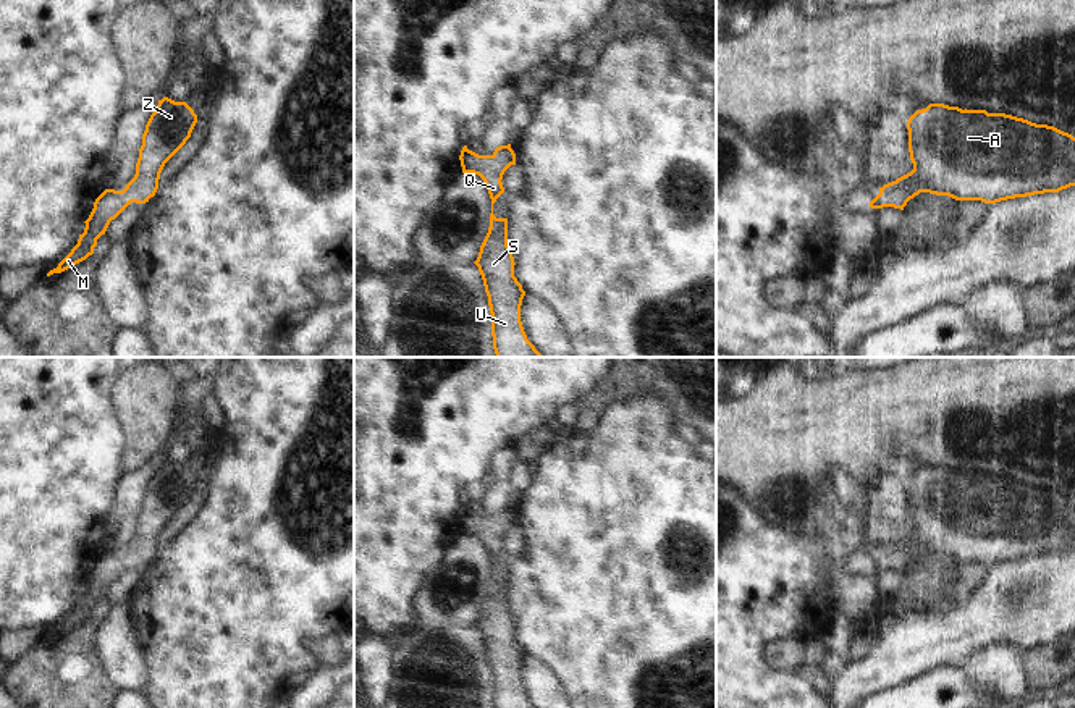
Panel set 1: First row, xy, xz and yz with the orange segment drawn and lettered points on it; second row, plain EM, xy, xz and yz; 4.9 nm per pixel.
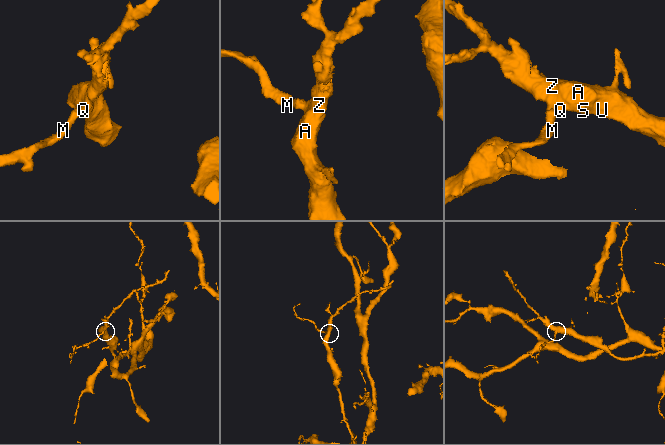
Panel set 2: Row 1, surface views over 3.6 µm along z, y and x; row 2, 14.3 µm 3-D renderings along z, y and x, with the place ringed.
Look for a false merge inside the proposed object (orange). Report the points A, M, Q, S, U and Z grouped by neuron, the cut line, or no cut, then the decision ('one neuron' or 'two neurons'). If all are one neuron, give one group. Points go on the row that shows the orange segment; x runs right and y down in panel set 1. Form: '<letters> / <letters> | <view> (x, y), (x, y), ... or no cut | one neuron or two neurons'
A M Q S U Z | no cut | one neuron

